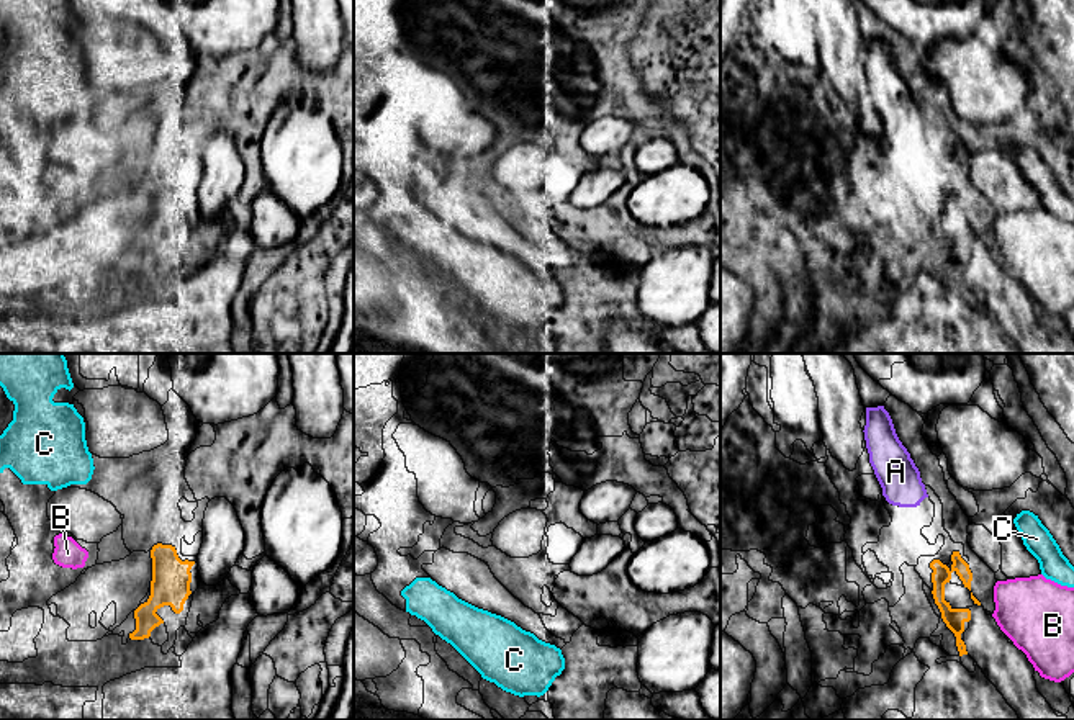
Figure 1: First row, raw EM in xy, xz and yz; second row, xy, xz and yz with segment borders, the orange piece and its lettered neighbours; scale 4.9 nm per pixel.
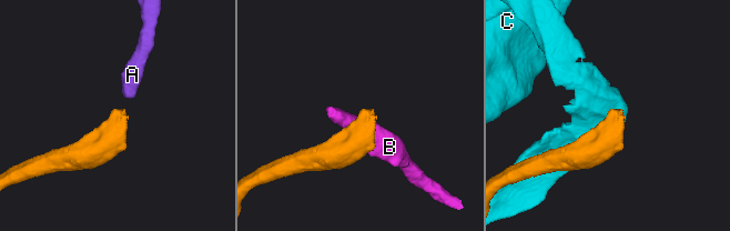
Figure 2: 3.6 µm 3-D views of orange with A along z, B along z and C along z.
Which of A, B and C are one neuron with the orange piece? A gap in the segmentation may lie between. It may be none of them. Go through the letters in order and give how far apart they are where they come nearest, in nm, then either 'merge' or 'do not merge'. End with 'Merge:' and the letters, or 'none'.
A: gap 280 nm; merge
B: gap 70 nm; do not merge
C: gap 300 nm; do not merge
Merge: A

